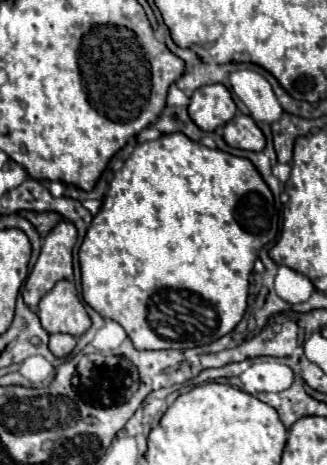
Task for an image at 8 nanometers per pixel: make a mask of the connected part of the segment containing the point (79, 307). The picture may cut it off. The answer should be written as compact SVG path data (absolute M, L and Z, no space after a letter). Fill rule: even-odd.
M60 280L56 286L40 300L38 316L46 332L82 336L90 328L90 316L84 304L78 300L76 286L70 280Z

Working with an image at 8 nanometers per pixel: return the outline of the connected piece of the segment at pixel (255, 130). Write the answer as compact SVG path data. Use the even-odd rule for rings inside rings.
M238 114L236 118L232 118L226 126L224 126L224 140L234 146L234 148L242 148L242 150L262 150L266 144L266 138L262 134L262 130L258 128L258 124L246 116L246 114Z

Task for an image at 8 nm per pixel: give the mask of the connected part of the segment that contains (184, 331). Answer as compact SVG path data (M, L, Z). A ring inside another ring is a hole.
M182 132L164 134L158 140L136 144L130 158L124 162L122 170L114 176L110 182L110 188L106 192L106 198L102 202L100 212L92 218L92 224L88 226L88 232L84 236L84 242L78 252L80 270L82 270L82 298L86 304L90 304L102 318L110 318L118 322L128 338L132 340L136 350L170 350L170 348L194 348L210 344L228 332L234 330L234 326L240 322L240 318L246 312L246 300L248 300L248 286L250 286L250 274L254 268L254 262L258 258L258 250L264 246L264 238L260 232L276 232L278 224L274 220L274 198L268 188L268 184L262 180L260 172L254 168L254 164L248 158L232 156L222 150L206 148L200 142L190 140Z

